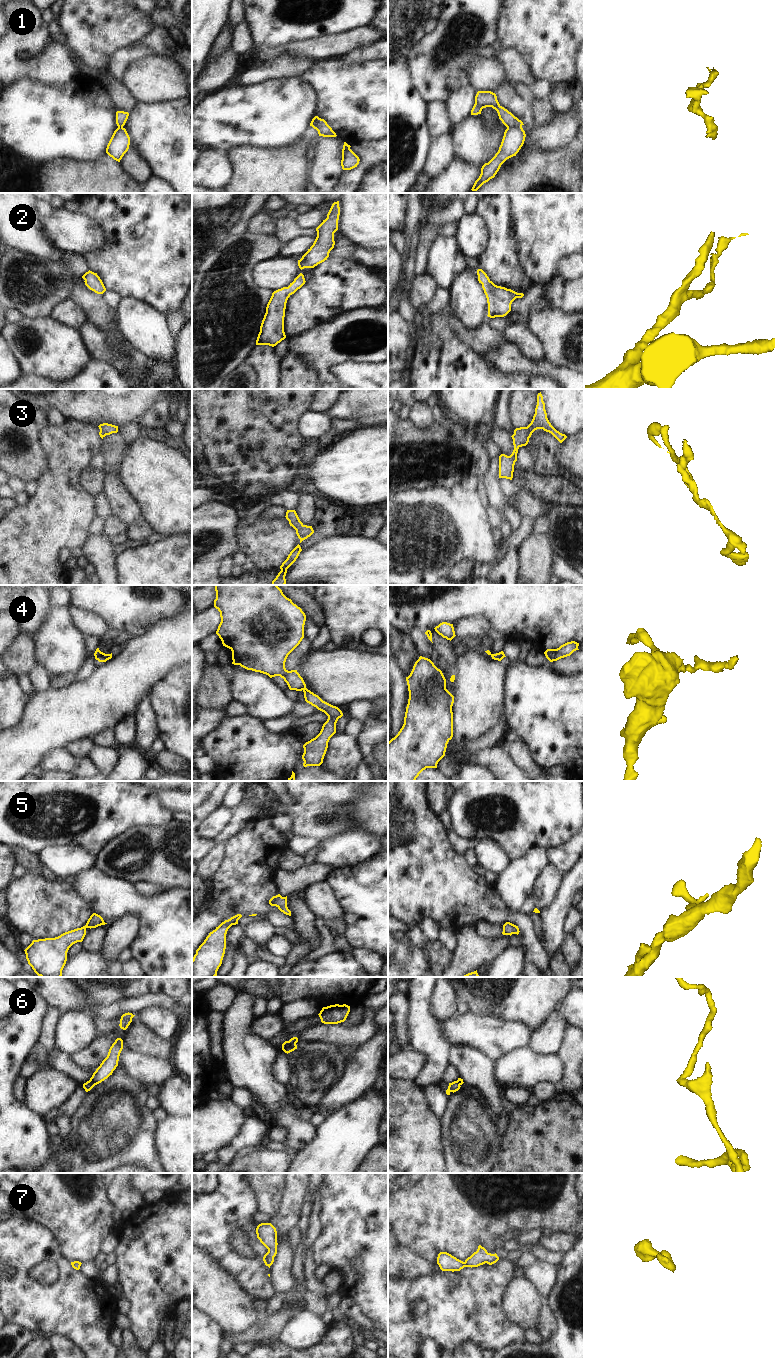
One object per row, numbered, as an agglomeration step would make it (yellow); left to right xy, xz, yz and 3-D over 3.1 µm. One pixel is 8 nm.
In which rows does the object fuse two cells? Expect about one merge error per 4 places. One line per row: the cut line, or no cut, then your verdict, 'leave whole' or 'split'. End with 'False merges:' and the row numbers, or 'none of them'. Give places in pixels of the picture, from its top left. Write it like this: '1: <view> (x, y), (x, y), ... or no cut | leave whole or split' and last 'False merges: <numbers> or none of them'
1: yz (521, 125), (512, 125), (507, 128) | split
2: no cut | leave whole
3: no cut | leave whole
4: xz (306, 688), (303, 690) | split
5: no cut | leave whole
6: xz (295, 1043), (290, 1043), (282, 1049) | split
7: no cut | leave whole
False merges: 1, 4, 6

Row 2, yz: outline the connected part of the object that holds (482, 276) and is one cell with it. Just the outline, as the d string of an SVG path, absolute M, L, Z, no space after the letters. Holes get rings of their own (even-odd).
M477 270L478 281L487 298L488 317L504 317L511 311L511 304L516 298L522 298L523 293L495 285L482 270Z

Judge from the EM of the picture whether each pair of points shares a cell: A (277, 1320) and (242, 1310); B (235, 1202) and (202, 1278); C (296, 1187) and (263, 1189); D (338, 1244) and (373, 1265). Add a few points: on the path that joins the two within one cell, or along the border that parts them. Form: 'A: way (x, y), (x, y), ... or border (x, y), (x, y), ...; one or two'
A: border (253, 1324), (233, 1337); two
B: border (202, 1249), (229, 1273); two
C: border (285, 1183), (276, 1211); two
D: way (350, 1243), (366, 1243), (373, 1250), (373, 1253); one

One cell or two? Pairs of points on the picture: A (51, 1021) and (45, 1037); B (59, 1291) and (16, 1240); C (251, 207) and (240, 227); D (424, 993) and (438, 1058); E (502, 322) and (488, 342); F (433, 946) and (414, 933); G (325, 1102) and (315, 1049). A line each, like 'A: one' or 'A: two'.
A: one
B: one
C: one
D: one
E: two
F: one
G: two

